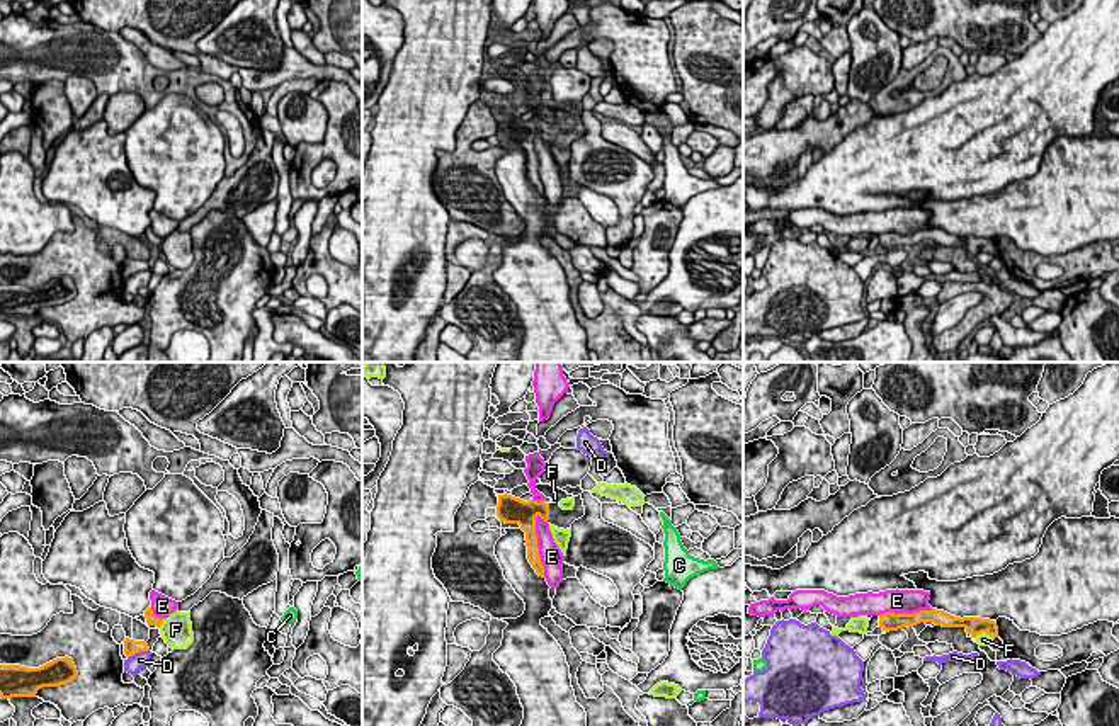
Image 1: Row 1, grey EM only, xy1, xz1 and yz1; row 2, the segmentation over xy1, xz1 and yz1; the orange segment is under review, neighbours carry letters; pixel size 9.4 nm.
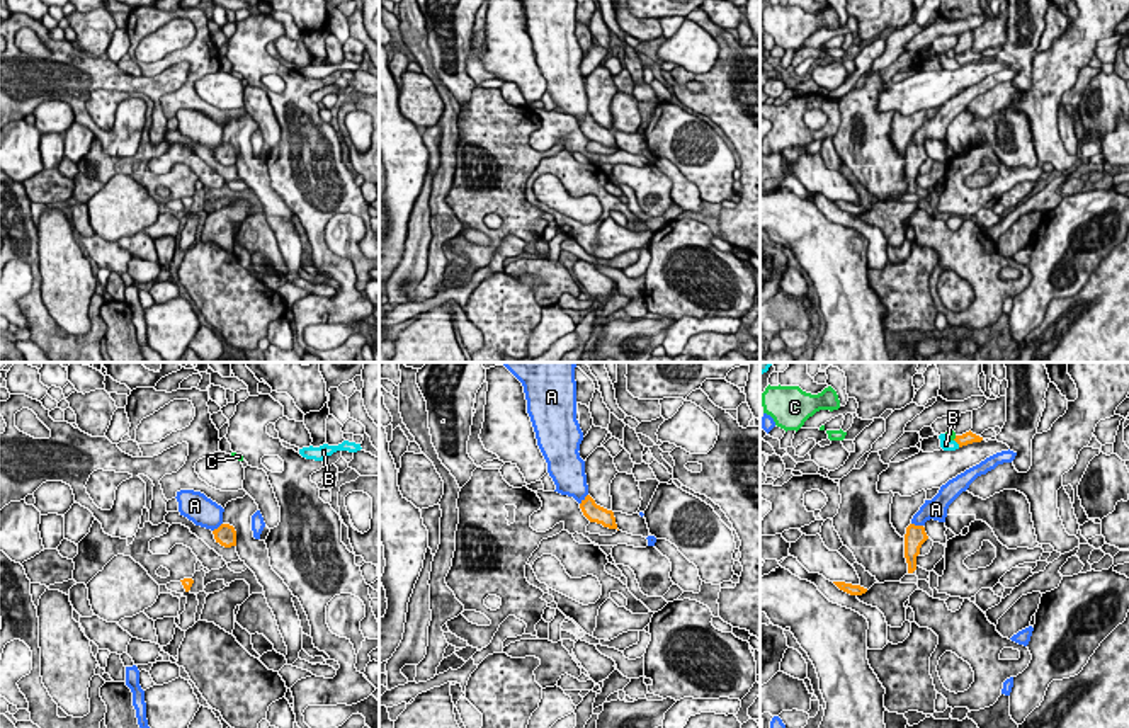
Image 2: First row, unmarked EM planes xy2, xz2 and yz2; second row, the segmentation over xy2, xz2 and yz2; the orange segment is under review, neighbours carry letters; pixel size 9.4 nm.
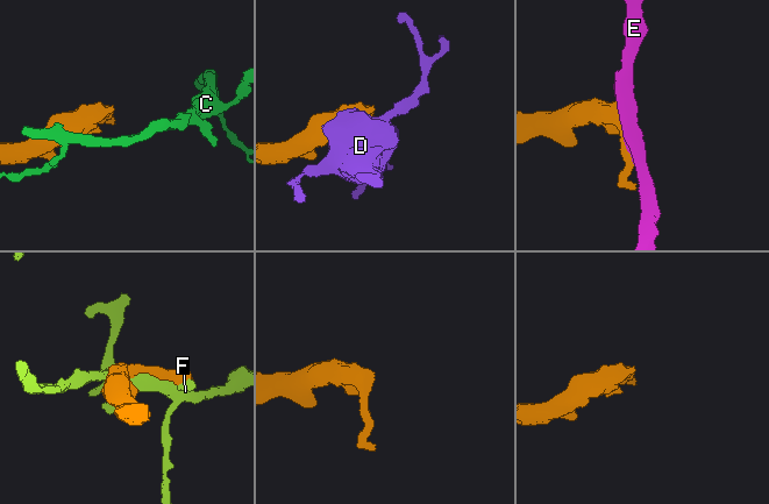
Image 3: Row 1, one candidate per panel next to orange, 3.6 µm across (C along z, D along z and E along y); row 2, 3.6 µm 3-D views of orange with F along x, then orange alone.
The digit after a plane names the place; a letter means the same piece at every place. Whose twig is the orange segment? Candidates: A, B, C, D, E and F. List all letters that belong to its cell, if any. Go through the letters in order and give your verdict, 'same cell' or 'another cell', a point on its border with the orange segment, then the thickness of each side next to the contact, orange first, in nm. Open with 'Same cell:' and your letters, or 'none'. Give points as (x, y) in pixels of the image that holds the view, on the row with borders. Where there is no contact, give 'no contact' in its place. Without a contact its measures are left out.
Same cell: none
A: another cell; contact xz2 (585, 499); calibres 170 and 300 nm
B: another cell; contact yz2 (956, 441); calibres 120 and 120 nm
C: another cell; contact yz2 (956, 437); calibres 120 and 90 nm
D: another cell; contact xy1 (138, 652); calibres 140 and 160 nm
E: another cell; contact xz1 (536, 546); calibres 160 and 220 nm
F: another cell; contact yz1 (983, 631); calibres 170 and 130 nm

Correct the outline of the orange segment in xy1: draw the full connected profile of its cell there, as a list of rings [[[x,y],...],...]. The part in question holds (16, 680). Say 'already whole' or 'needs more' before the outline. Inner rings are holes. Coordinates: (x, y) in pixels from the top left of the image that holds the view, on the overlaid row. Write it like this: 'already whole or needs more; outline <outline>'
already whole; outline [[[56,658],[39,668],[0,665],[0,697],[36,697],[43,687],[61,687],[78,677],[71,658]]]

